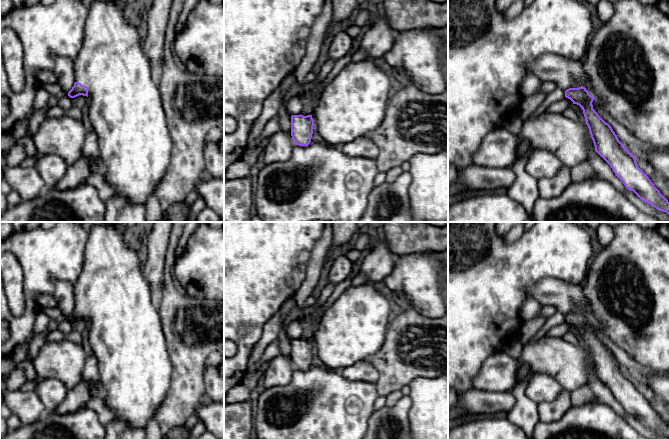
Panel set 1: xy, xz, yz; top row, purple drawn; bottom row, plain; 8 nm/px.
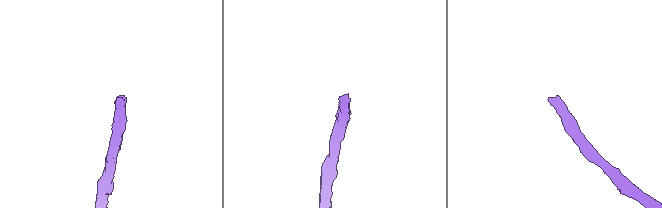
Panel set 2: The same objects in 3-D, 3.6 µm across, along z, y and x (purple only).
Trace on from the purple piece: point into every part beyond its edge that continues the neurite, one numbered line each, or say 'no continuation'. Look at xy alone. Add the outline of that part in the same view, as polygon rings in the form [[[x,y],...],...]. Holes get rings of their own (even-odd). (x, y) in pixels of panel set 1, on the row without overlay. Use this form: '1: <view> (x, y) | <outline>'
1: xy (125, 333) | [[[100,222],[88,231],[82,272],[77,281],[74,283],[74,297],[75,306],[79,306],[88,311],[88,339],[92,352],[98,361],[99,383],[106,405],[116,414],[116,419],[124,421],[132,427],[145,428],[149,419],[156,414],[166,398],[171,383],[172,364],[169,358],[169,352],[161,325],[161,318],[158,308],[158,296],[152,291],[148,281],[143,276],[142,265],[140,264],[137,253],[126,244],[117,222],[108,222],[107,224]]]

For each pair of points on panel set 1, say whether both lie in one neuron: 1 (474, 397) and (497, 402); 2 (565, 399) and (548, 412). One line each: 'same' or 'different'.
1: same
2: same

